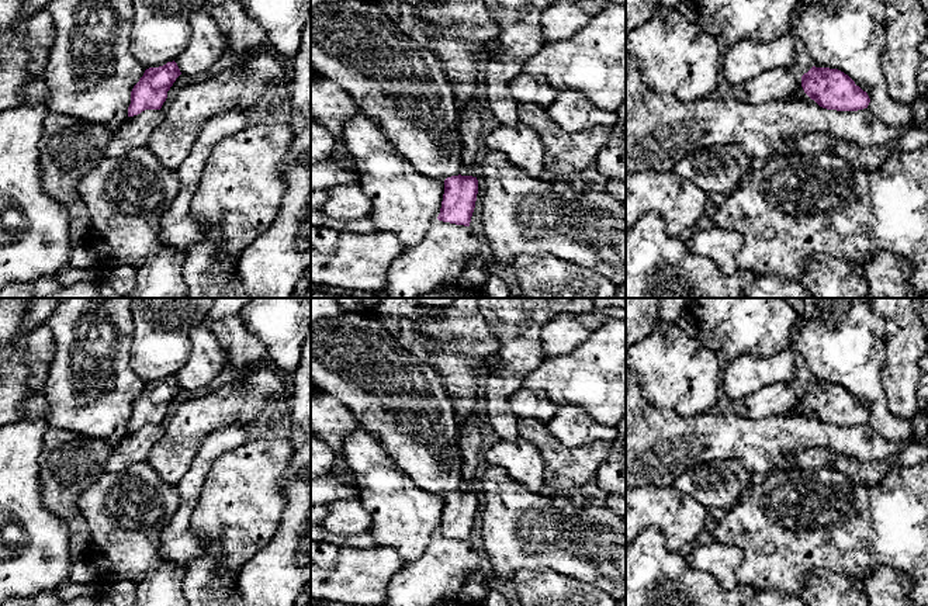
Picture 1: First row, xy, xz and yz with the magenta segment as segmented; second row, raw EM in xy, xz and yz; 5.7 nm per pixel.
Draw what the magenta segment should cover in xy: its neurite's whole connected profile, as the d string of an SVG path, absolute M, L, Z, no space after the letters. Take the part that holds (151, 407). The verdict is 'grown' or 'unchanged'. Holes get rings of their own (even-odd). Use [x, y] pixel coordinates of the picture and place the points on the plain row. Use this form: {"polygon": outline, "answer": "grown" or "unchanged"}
{"polygon": "M174 375L146 384L131 406L128 432L138 430L145 425L160 425L167 413L167 406L180 389Z", "answer": "unchanged"}

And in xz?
{"polygon": "M339 314L311 325L311 382L342 401L419 488L444 496L439 536L470 541L478 495L461 491L463 461L453 401L440 375L408 352L377 316Z", "answer": "grown"}

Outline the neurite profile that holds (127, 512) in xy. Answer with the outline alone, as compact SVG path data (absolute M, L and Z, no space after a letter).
M148 461L118 472L104 472L79 496L77 506L91 534L90 560L100 585L122 579L139 584L162 562L162 533L179 508L179 491L166 482Z

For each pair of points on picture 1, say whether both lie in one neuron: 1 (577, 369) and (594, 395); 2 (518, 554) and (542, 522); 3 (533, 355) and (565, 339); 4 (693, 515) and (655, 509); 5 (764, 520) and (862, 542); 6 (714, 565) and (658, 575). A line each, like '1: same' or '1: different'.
1: same
2: same
3: different
4: same
5: same
6: different

